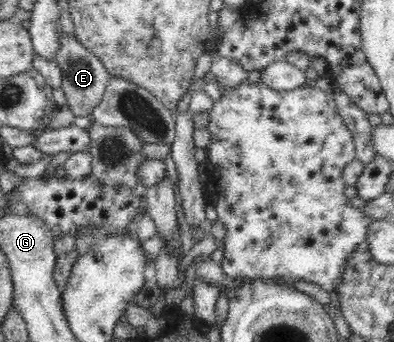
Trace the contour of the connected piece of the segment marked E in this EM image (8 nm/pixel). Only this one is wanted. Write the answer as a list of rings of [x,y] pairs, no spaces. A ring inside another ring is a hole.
[[[61,32],[61,39],[60,50],[54,59],[63,73],[61,87],[66,94],[68,106],[74,116],[89,116],[93,112],[93,108],[101,102],[111,76],[103,62],[79,43],[77,36],[72,37],[68,36],[67,33]]]

